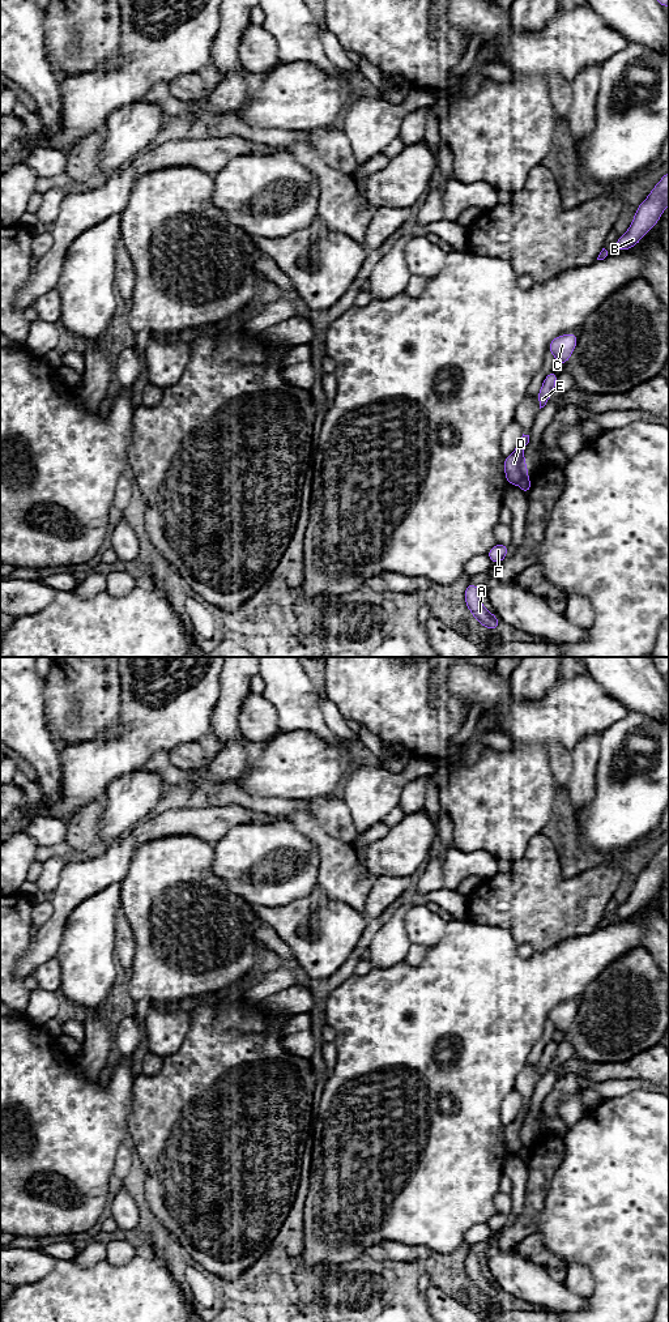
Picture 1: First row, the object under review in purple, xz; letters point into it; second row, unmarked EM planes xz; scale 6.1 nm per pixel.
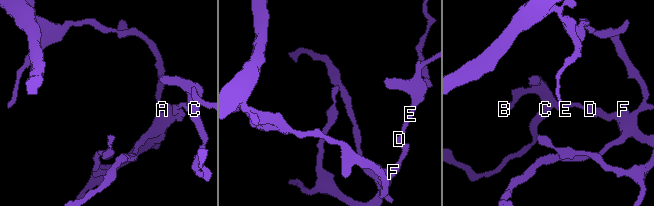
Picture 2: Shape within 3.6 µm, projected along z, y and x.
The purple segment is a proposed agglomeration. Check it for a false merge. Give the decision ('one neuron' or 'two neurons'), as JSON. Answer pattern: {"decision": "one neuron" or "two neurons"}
{"decision": "two neurons"}

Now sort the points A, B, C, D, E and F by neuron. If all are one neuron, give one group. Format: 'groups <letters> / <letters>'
groups A F / B C D E

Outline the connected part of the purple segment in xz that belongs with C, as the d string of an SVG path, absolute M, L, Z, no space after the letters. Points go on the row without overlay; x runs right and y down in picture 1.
M568 1002L568 1003L555 1006L549 1012L547 1018L553 1022L557 1032L566 1033L576 1012L578 1012L576 1002Z

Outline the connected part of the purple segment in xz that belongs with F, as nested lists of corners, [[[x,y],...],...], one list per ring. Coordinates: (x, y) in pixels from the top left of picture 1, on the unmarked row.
[[[495,1214],[486,1224],[497,1233],[500,1232],[507,1224],[508,1214]]]

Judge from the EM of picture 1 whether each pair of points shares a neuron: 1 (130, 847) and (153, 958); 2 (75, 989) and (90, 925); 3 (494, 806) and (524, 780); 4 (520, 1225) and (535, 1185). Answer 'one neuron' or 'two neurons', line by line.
1: two neurons
2: one neuron
3: one neuron
4: one neuron

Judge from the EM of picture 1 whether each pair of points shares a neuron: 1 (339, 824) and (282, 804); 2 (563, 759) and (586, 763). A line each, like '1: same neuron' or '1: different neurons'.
1: same neuron
2: different neurons

